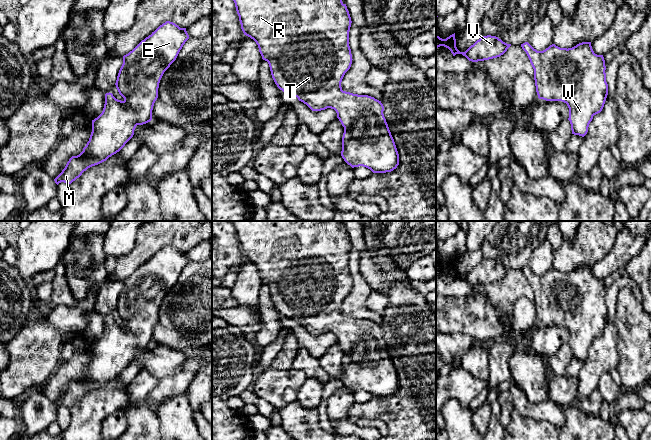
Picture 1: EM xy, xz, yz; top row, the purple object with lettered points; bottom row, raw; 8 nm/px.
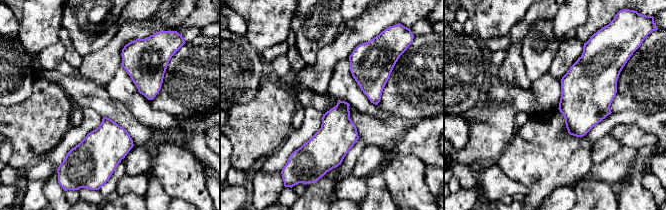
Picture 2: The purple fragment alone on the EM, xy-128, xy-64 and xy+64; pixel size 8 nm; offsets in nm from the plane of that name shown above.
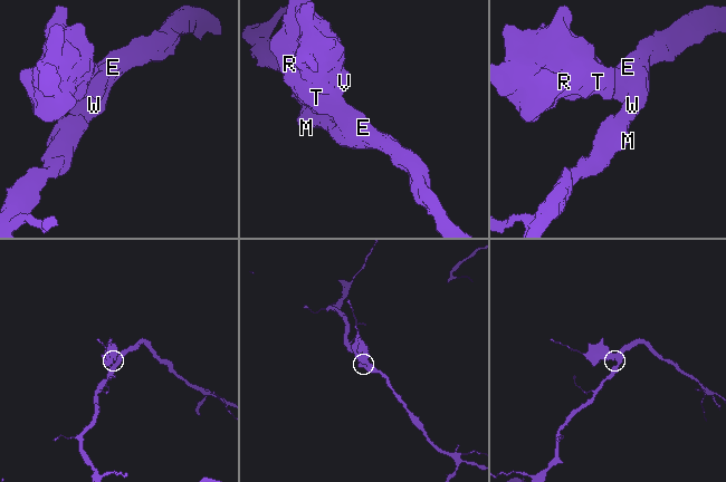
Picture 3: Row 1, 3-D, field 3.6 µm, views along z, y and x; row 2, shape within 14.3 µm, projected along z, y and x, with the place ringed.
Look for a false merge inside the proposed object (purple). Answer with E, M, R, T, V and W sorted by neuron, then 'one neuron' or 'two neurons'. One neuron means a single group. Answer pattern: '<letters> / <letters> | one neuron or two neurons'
E M R T V W | one neuron

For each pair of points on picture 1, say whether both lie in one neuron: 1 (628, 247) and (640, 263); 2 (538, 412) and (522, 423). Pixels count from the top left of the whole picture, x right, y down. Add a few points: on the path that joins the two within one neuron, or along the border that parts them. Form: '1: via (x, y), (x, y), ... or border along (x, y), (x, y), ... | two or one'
1: border along (640, 251), (624, 265) | two
2: border along (515, 409), (523, 415), (548, 420), (553, 424) | two

